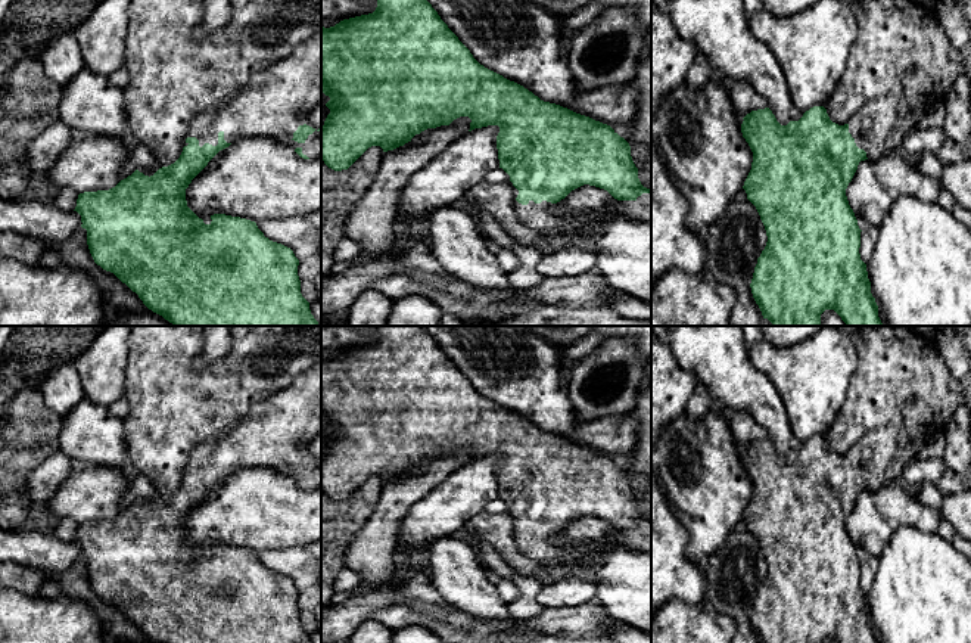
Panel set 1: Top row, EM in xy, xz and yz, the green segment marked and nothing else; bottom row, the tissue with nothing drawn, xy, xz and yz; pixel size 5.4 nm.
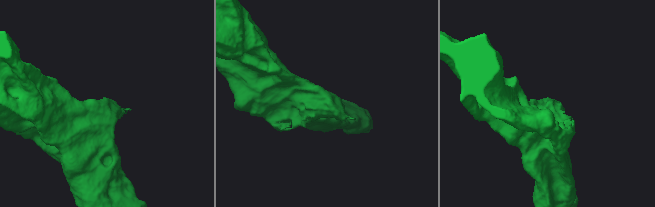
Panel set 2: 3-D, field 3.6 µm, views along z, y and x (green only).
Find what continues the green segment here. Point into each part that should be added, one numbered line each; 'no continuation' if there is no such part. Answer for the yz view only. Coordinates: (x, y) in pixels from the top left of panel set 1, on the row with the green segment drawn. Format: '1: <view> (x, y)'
1: yz (871, 126)

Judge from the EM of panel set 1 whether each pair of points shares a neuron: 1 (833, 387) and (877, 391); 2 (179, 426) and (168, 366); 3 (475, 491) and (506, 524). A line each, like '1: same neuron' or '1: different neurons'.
1: different neurons
2: same neuron
3: different neurons

